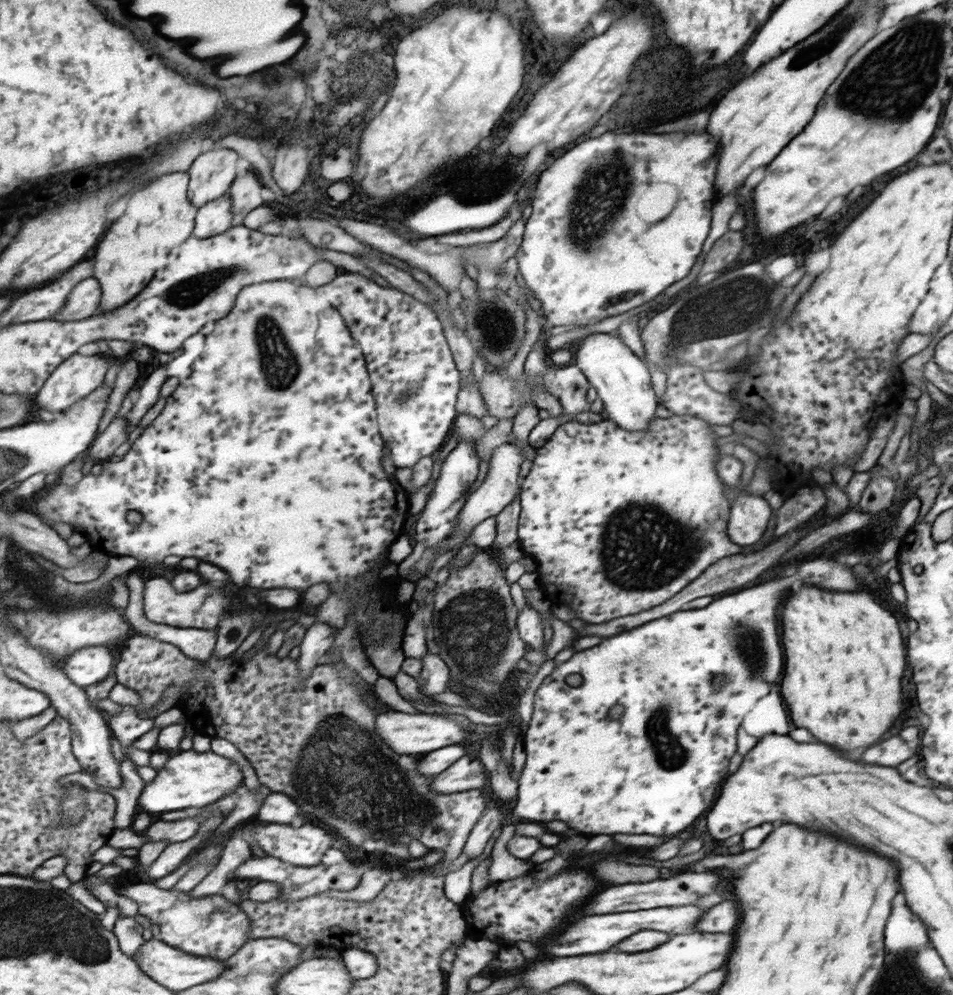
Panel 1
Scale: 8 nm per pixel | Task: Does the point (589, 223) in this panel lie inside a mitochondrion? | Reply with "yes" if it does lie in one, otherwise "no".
yes

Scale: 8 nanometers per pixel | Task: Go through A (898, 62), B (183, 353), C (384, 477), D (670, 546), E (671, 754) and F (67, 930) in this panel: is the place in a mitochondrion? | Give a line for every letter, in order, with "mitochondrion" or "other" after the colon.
A: mitochondrion
B: other
C: other
D: mitochondrion
E: mitochondrion
F: mitochondrion

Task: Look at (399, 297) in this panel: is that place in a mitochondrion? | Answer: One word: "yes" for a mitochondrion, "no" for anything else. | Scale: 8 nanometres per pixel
no

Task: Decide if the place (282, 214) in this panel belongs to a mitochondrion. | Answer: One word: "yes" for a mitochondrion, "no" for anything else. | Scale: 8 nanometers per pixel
no

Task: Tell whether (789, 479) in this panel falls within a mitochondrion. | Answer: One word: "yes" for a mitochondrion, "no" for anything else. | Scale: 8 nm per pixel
no

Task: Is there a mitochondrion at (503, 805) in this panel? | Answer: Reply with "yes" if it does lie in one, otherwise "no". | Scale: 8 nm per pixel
no

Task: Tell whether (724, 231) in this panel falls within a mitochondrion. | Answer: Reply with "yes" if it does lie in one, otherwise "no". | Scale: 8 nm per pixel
no

